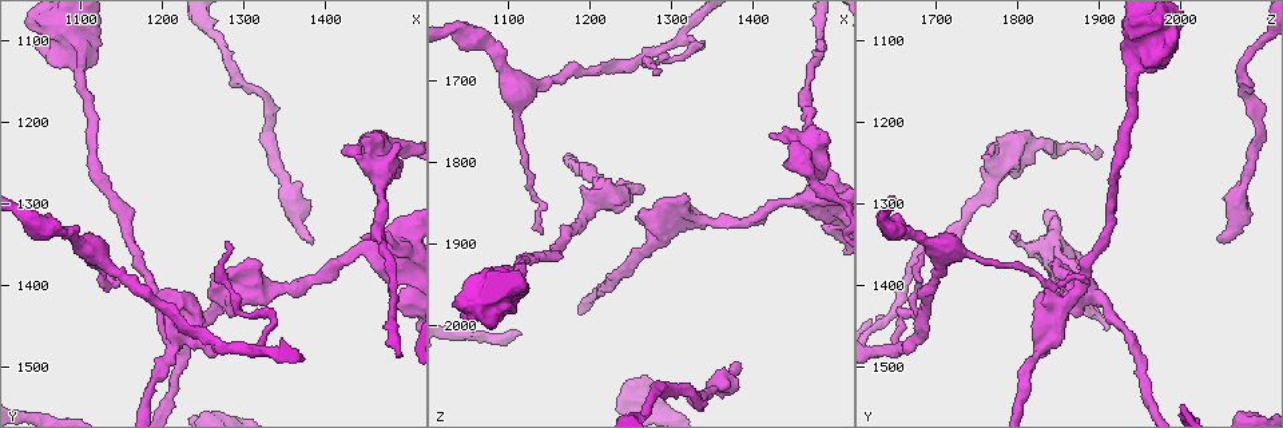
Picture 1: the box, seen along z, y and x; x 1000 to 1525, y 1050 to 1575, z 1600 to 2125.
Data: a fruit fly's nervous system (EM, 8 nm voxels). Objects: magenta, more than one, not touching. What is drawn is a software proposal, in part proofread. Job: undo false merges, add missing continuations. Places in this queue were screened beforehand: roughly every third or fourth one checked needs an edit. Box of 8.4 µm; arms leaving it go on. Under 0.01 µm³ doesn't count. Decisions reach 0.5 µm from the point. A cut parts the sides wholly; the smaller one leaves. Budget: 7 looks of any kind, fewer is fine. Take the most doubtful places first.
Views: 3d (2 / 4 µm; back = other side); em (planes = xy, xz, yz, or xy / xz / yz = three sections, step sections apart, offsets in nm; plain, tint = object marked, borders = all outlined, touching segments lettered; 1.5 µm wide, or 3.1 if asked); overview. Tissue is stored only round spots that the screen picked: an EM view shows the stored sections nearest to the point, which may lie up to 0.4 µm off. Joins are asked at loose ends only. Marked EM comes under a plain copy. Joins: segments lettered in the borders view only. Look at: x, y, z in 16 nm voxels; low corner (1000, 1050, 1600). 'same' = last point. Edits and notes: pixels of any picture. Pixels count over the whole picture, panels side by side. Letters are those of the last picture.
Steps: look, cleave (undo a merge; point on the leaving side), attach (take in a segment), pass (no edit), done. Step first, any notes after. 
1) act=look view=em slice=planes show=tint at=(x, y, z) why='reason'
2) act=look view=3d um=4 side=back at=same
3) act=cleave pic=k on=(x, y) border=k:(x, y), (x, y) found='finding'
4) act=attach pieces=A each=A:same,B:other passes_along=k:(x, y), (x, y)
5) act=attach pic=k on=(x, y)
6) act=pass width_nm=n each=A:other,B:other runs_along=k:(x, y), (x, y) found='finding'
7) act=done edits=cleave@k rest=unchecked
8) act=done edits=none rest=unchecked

act=look view=3d um=4 at=(1385, 1345, 2050) why='free end'

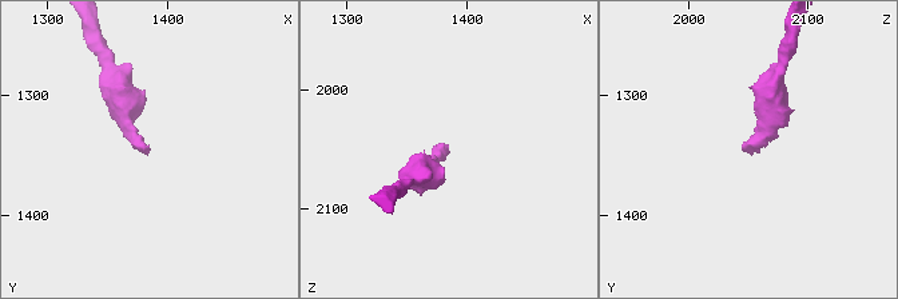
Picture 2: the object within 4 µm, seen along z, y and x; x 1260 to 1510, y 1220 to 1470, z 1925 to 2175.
act=look view=em slice=xy step=8 show=tint at=(1388, 1346, 2050) why='shape alone is not enough'

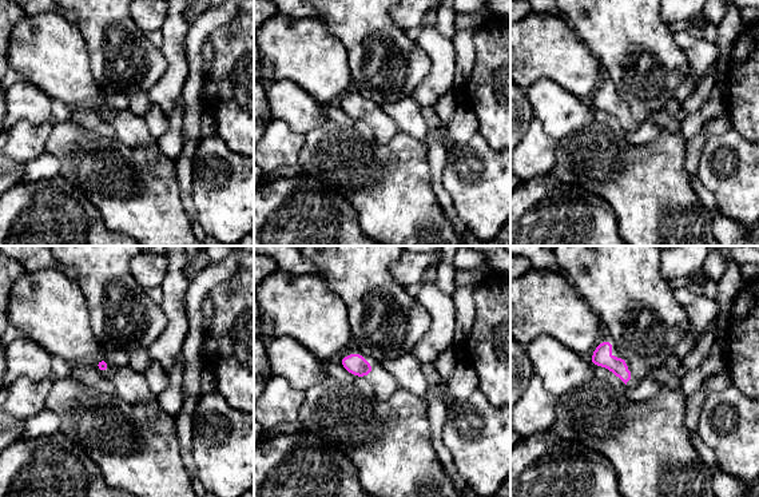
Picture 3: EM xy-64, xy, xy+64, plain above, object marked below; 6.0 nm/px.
act=look view=em slice=xy step=8 show=borders at=same why='see the neighbours'

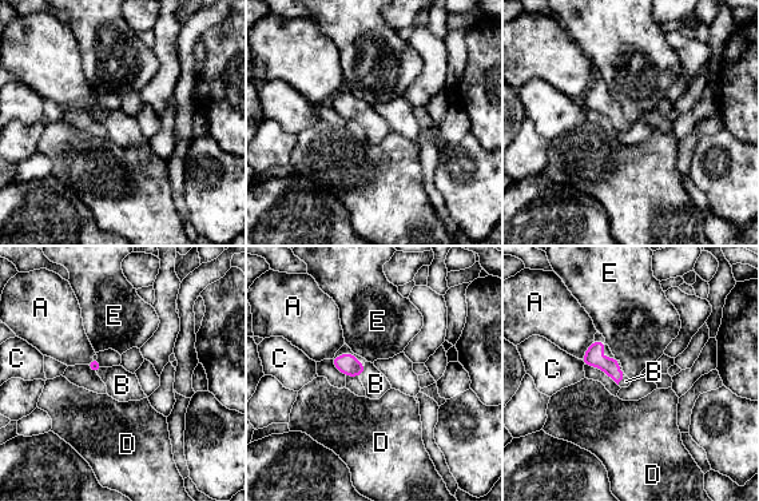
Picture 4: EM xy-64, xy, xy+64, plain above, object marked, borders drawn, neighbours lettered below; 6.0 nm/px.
act=attach pieces=B each=A:other,B:same,C:other,D:other,E:other passes_along=4:(348, 364), (365, 369), (376, 384) found='it goes on there'

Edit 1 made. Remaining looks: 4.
act=look view=overview why='see it whole again'

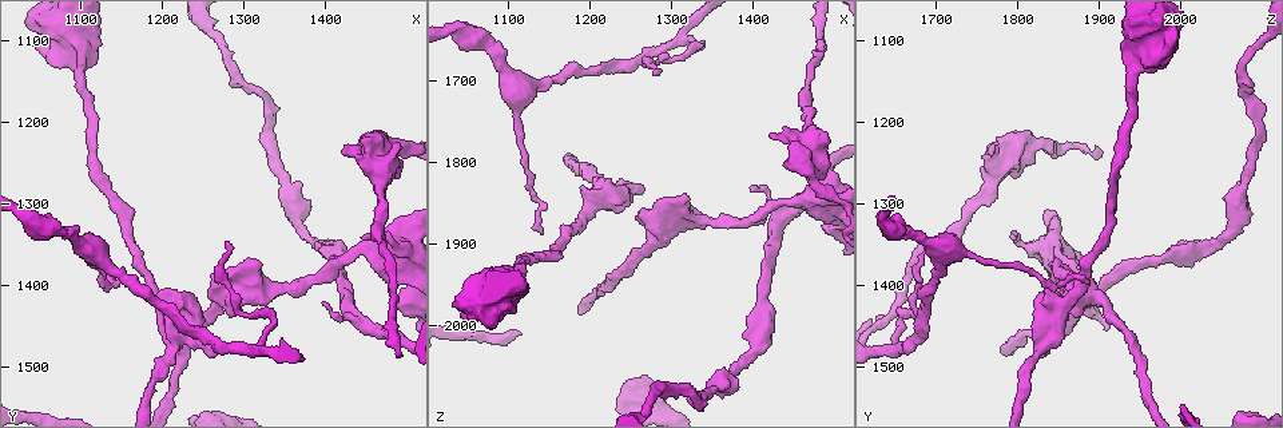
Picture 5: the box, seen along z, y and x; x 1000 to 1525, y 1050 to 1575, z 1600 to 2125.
act=look view=em slice=xy step=8 show=borders at=(1445, 1340, 1795) why='an open end'

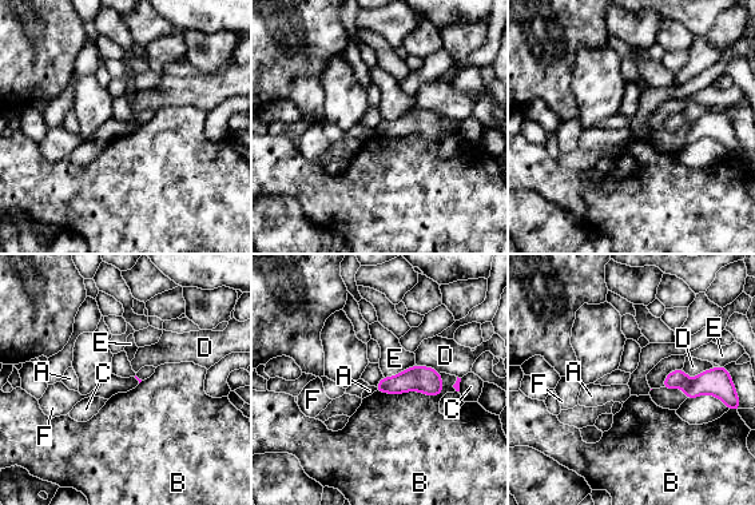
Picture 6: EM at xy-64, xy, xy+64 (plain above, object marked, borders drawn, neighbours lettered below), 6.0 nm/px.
act=look view=em slice=planes show=borders at=same

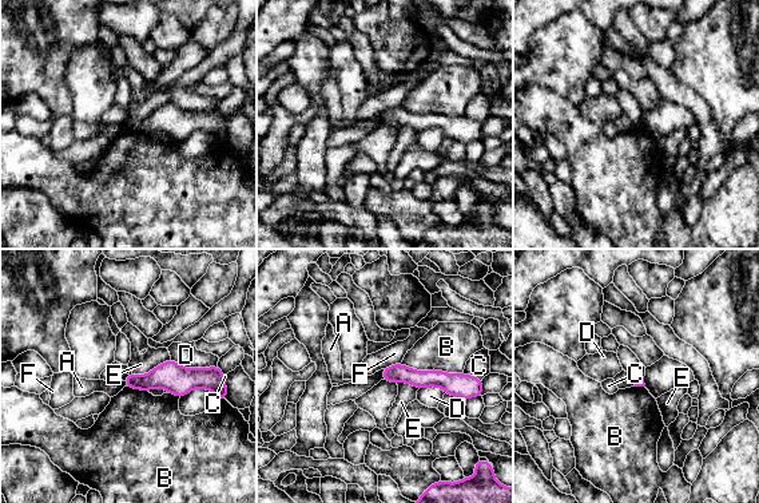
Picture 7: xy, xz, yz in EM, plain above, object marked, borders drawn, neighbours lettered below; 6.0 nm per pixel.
act=pass each=A:other,B:other,C:other,D:other,E:other,F:other border=7:(123, 381), (126, 385) found='no lettered segment goes on from it'

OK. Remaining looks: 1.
act=done edits=attach@4 rest=unchecked

